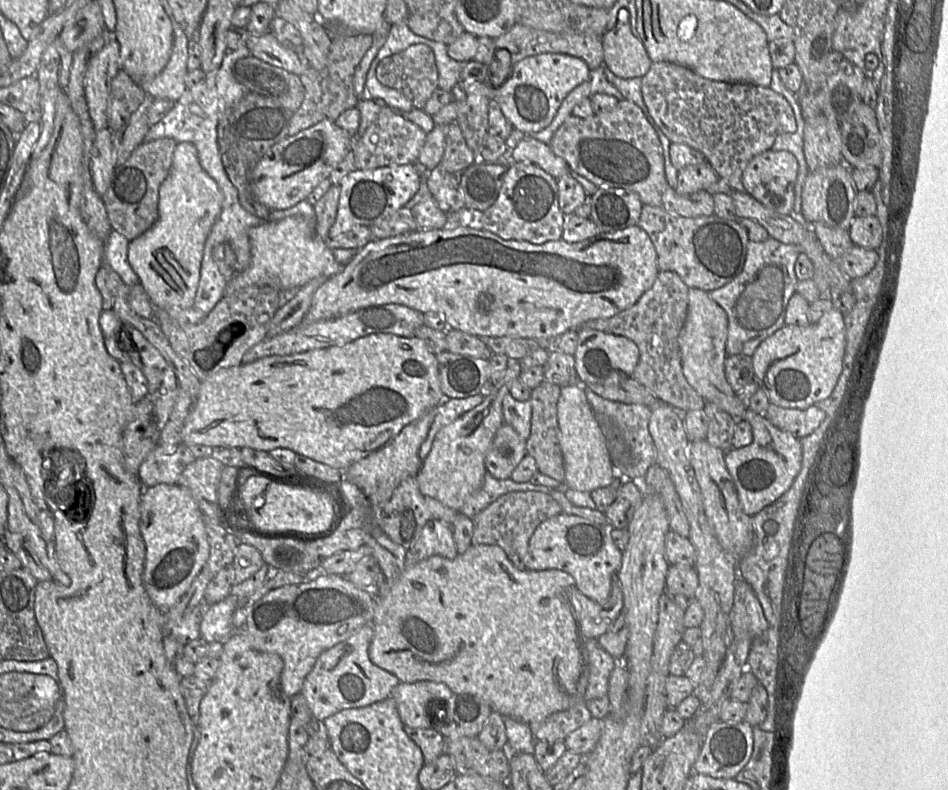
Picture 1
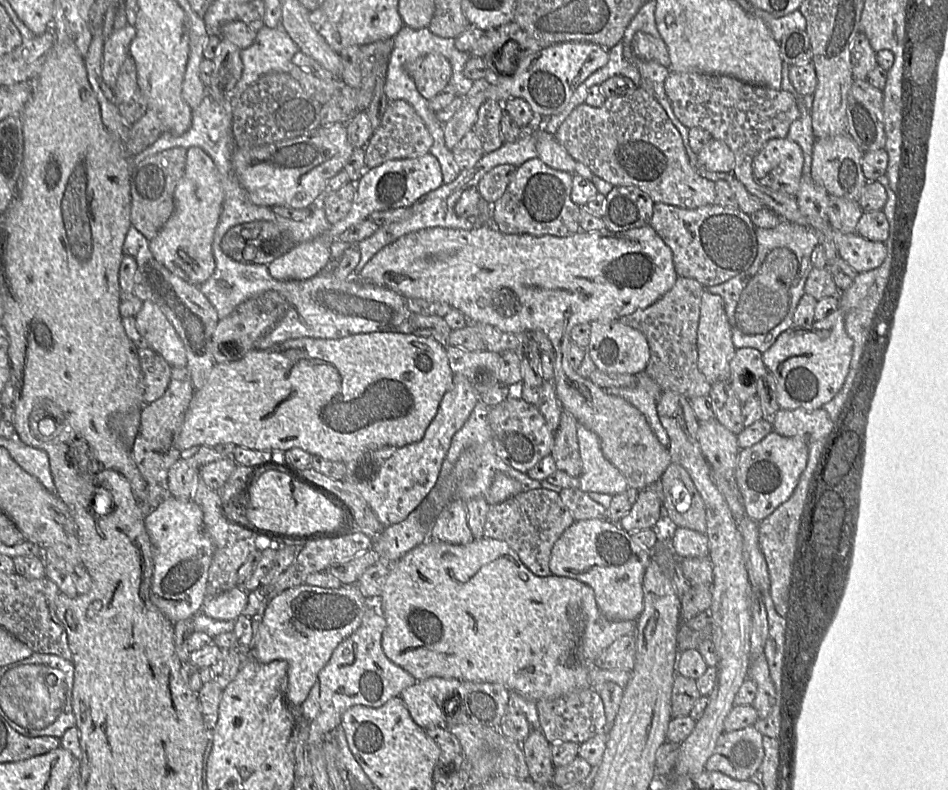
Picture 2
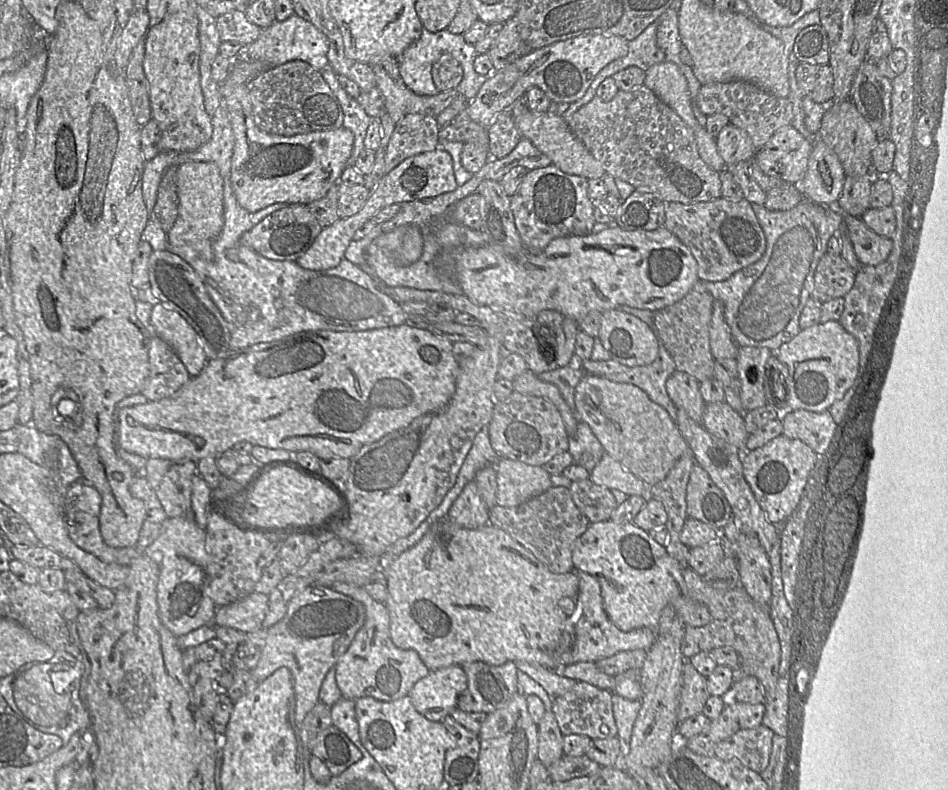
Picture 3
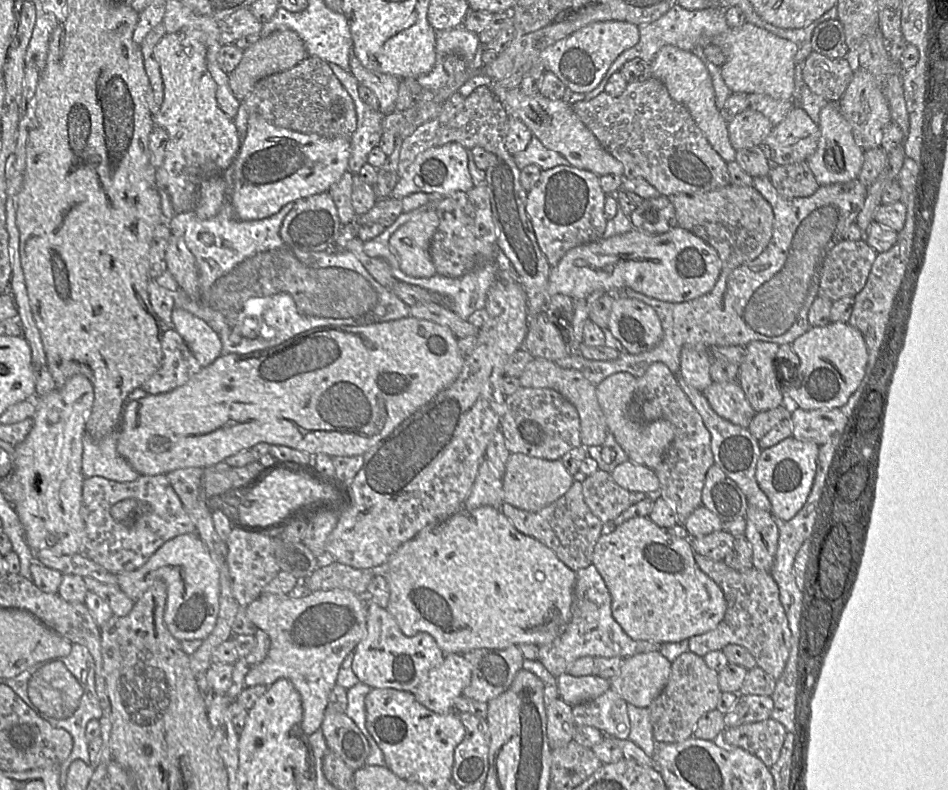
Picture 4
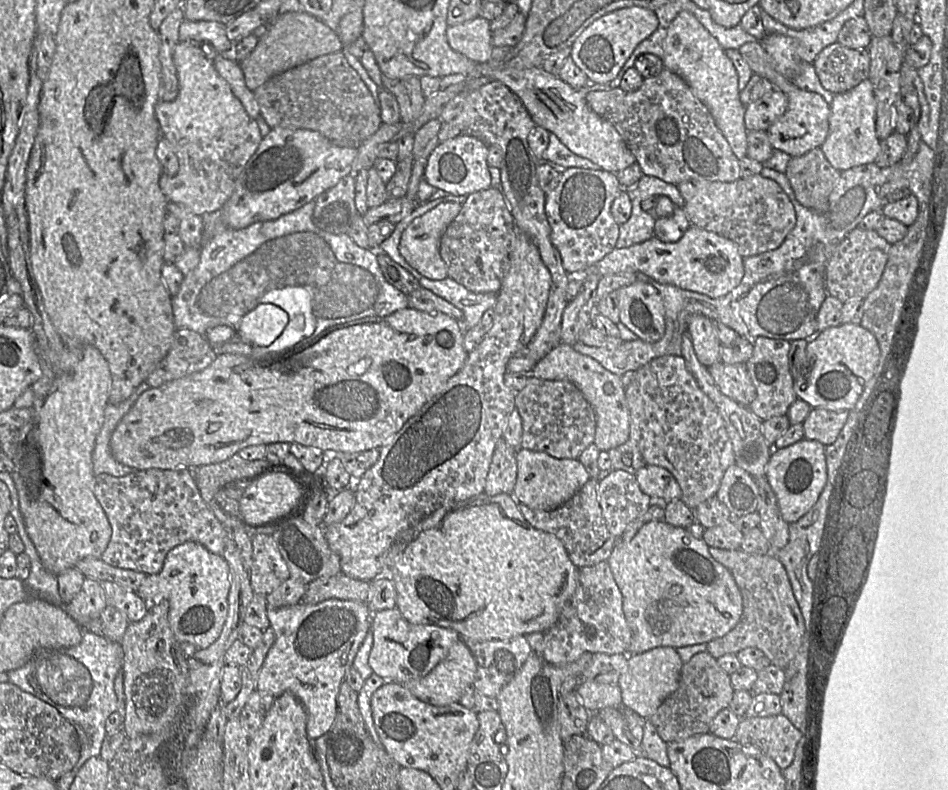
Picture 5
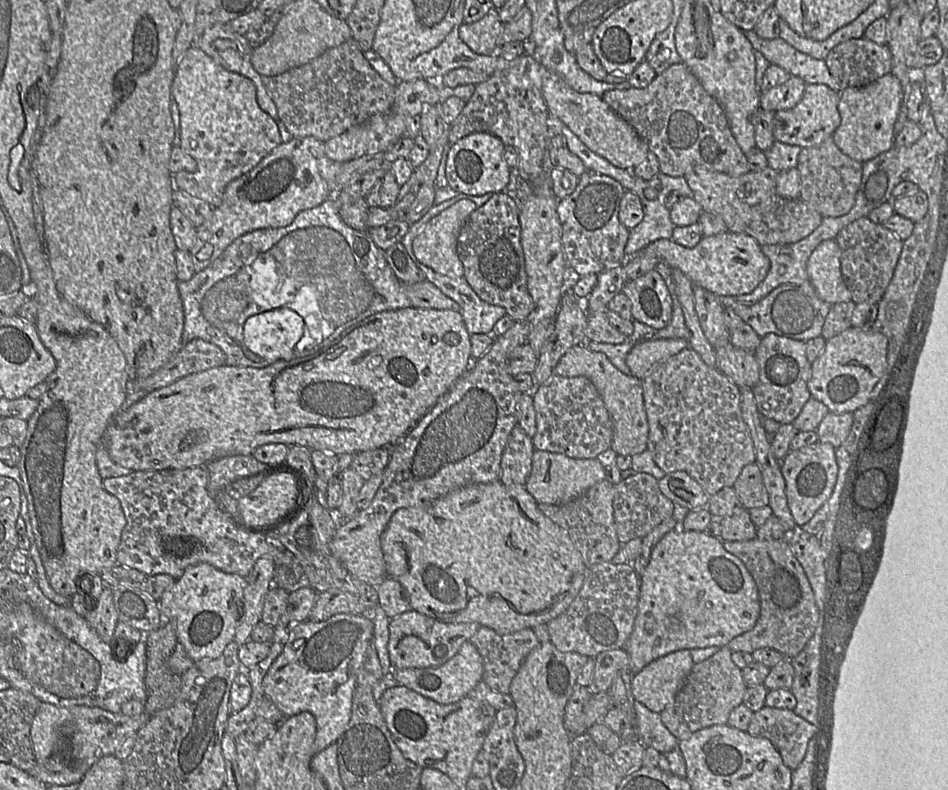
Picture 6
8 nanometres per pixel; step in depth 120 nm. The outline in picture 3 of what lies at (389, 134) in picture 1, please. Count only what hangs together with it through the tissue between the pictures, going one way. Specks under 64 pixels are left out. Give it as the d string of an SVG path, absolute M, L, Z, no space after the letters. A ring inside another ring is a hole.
M413 113L401 118L395 125L385 151L385 173L407 158L436 150L439 131L436 117Z

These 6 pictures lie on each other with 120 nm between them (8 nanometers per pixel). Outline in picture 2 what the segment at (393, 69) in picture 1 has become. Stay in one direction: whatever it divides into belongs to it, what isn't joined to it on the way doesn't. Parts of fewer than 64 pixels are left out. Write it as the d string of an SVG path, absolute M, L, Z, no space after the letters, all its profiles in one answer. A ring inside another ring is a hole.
M438 53L405 62L404 70L414 81L418 92L428 101L448 85L452 75L450 62Z

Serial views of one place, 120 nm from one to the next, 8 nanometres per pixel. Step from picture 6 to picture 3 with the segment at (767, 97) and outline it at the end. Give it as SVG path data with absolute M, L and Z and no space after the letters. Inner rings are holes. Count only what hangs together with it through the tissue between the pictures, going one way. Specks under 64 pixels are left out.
M728 123L717 135L716 145L726 166L749 161L755 154L750 136L731 123Z

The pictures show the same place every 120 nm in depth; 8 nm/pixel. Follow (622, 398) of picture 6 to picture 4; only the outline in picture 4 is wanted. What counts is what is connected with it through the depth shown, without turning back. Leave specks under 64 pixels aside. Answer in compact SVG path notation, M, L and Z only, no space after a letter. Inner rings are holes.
M535 358L519 377L522 388L548 388L560 393L577 410L580 419L580 438L583 446L602 446L608 432L605 416L596 396L596 386L581 372L559 367L554 361Z

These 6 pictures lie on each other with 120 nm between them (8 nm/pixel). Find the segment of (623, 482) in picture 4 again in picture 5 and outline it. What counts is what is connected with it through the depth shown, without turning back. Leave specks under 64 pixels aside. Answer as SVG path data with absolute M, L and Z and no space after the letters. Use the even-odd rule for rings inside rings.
M645 465L635 472L635 478L640 489L651 498L661 498L665 501L679 500L681 498L681 488L667 469Z

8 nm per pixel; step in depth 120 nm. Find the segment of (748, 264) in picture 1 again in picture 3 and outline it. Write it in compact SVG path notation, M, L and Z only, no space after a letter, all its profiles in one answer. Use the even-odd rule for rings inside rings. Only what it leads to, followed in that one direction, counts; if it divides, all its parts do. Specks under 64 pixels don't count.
M809 200L787 211L769 211L764 205L754 206L754 211L766 237L763 256L725 281L705 281L704 284L713 299L723 303L724 317L738 347L754 346L777 350L801 330L799 318L812 296L817 265L826 254L829 239L843 231L843 214L835 206L825 206Z

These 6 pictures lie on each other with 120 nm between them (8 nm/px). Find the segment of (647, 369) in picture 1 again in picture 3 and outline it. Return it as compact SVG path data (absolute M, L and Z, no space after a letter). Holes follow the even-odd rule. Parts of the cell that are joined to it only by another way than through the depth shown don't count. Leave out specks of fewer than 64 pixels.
M697 281L681 300L654 311L653 317L653 331L659 344L662 344L673 358L676 370L692 375L700 383L714 376L715 363L710 349L710 324L714 299L704 282Z

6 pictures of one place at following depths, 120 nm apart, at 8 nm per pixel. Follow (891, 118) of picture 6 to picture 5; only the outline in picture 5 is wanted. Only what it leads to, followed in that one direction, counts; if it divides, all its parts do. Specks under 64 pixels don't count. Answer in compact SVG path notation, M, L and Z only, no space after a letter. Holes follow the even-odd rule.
M864 80L846 92L834 95L830 103L829 132L820 146L833 168L842 172L876 160L881 147L875 123L876 101L873 85L869 80Z

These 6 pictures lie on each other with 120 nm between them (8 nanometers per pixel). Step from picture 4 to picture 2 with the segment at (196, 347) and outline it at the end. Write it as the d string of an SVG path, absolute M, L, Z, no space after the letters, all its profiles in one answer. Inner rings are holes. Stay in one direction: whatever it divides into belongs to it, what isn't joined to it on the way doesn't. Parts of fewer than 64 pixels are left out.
M150 300L143 301L140 311L135 315L135 326L148 346L172 367L186 367L184 344L158 305Z

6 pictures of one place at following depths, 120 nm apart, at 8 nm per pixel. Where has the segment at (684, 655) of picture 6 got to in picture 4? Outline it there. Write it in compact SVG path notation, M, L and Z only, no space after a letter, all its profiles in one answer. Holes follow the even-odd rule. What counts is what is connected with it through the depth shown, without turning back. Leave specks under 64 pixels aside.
M658 650L624 659L619 672L610 679L611 688L628 704L648 708L664 689L671 672L671 662Z

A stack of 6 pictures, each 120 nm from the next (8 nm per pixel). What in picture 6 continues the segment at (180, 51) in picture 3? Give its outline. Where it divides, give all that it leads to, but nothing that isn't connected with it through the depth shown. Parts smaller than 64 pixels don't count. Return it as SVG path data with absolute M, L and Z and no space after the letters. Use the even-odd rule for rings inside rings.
M196 45L175 66L172 102L179 111L179 131L174 145L191 157L196 169L172 174L175 190L218 206L226 187L257 166L283 143L273 118L257 103L256 87L246 77L228 72Z

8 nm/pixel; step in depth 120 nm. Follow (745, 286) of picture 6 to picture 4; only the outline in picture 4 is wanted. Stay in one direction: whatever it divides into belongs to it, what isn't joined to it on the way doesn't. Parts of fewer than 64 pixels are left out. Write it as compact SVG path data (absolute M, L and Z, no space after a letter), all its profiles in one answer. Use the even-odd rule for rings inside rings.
M676 227L663 234L636 230L570 249L549 273L548 298L563 294L581 300L594 291L612 294L630 288L663 302L682 303L708 294L721 274L714 248L691 232Z

